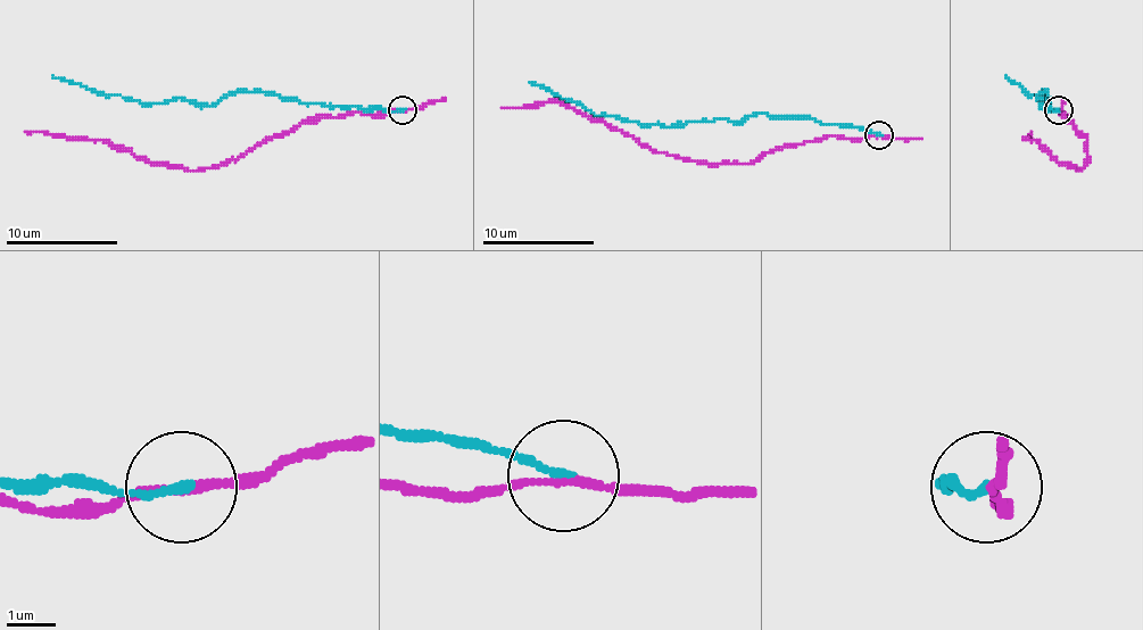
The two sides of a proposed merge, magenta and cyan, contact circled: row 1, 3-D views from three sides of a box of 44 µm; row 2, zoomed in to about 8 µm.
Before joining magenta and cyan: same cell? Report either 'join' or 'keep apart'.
keep apart

